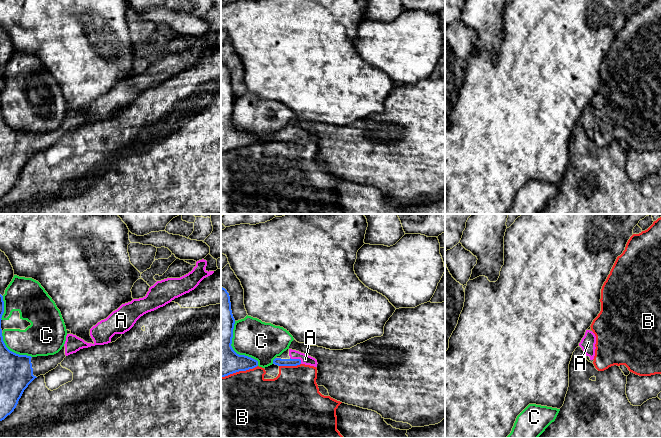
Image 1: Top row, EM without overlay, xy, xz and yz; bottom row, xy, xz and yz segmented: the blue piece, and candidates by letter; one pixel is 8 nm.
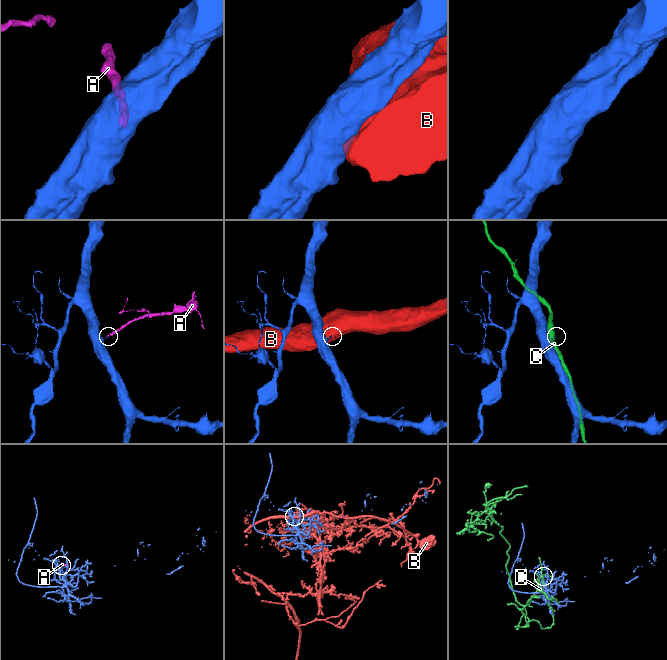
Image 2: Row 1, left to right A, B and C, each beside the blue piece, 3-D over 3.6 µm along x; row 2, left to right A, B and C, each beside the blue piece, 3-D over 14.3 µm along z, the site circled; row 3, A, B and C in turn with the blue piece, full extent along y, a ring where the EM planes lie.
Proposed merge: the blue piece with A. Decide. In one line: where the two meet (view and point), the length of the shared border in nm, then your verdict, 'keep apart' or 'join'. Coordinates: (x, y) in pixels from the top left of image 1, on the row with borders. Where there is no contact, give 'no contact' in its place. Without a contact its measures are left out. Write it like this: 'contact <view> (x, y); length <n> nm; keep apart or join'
contact xz (297, 359); length 110 nm; join

